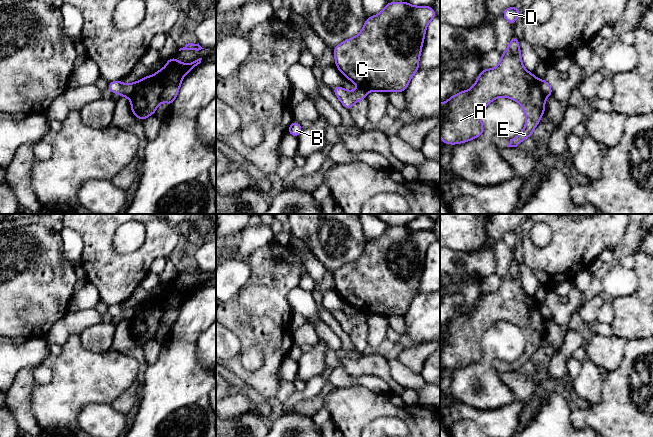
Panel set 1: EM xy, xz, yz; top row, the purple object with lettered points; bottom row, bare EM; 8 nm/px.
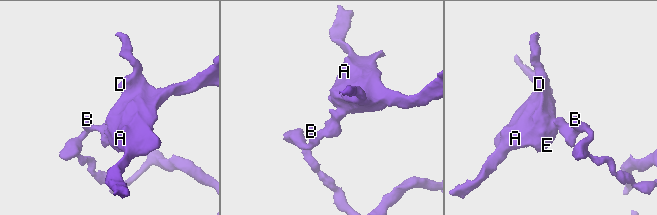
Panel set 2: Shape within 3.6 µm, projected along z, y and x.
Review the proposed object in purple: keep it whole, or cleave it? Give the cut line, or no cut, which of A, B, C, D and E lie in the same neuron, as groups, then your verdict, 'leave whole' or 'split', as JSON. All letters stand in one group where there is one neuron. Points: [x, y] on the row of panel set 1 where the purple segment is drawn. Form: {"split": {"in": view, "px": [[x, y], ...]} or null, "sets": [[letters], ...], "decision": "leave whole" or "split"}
{"split": {"in": "xy", "px": [[139, 81], [140, 87], [130, 99]]}, "sets": [["A", "C", "D", "E"], ["B"]], "decision": "split"}

